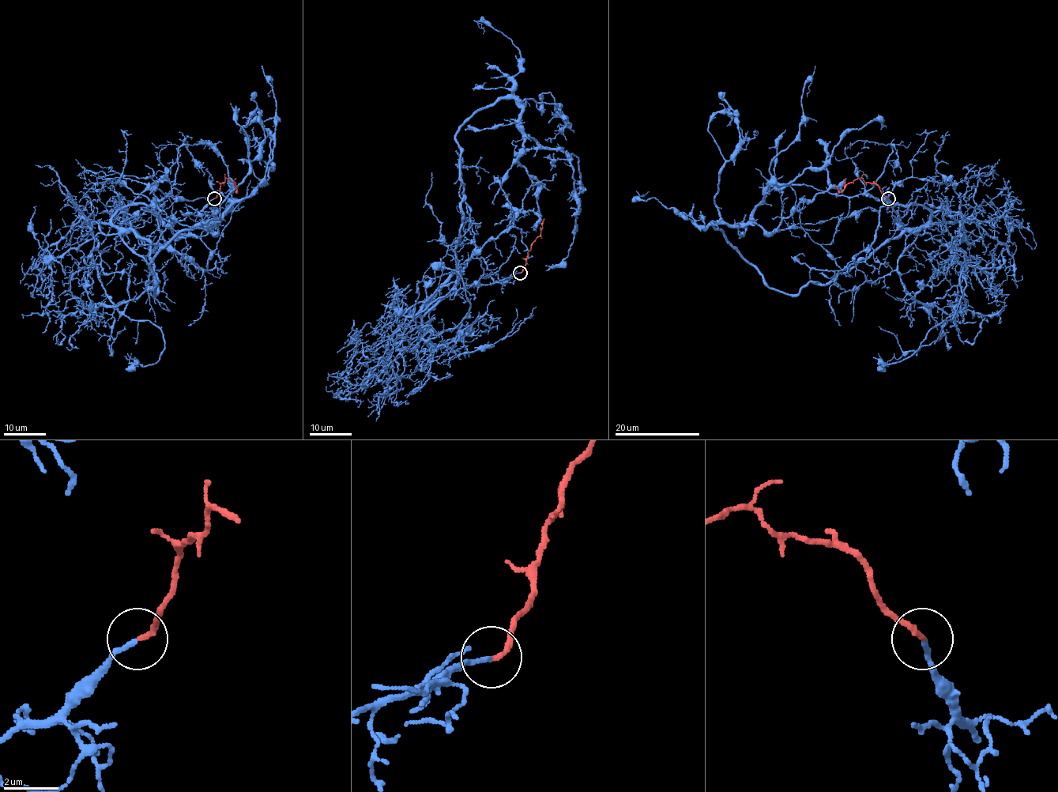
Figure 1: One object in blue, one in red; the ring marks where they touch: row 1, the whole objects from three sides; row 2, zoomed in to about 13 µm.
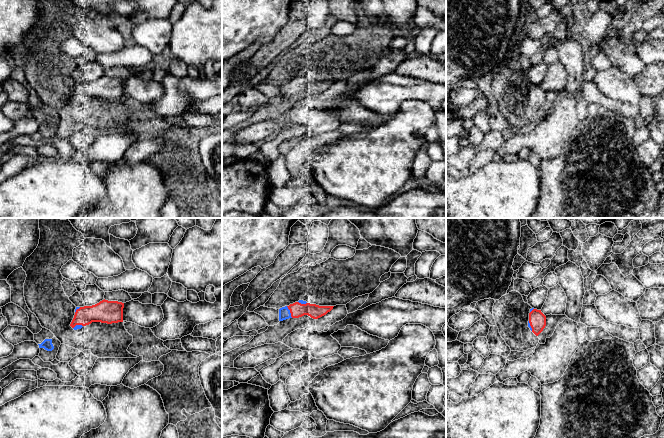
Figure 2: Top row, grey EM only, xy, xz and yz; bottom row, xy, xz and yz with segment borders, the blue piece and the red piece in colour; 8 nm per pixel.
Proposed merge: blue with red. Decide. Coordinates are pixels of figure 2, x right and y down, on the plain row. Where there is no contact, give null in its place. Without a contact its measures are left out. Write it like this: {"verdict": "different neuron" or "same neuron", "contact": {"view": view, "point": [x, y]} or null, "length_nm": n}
{"verdict": "same neuron", "contact": {"view": "xz", "point": [289, 88]}, "length_nm": 110}

